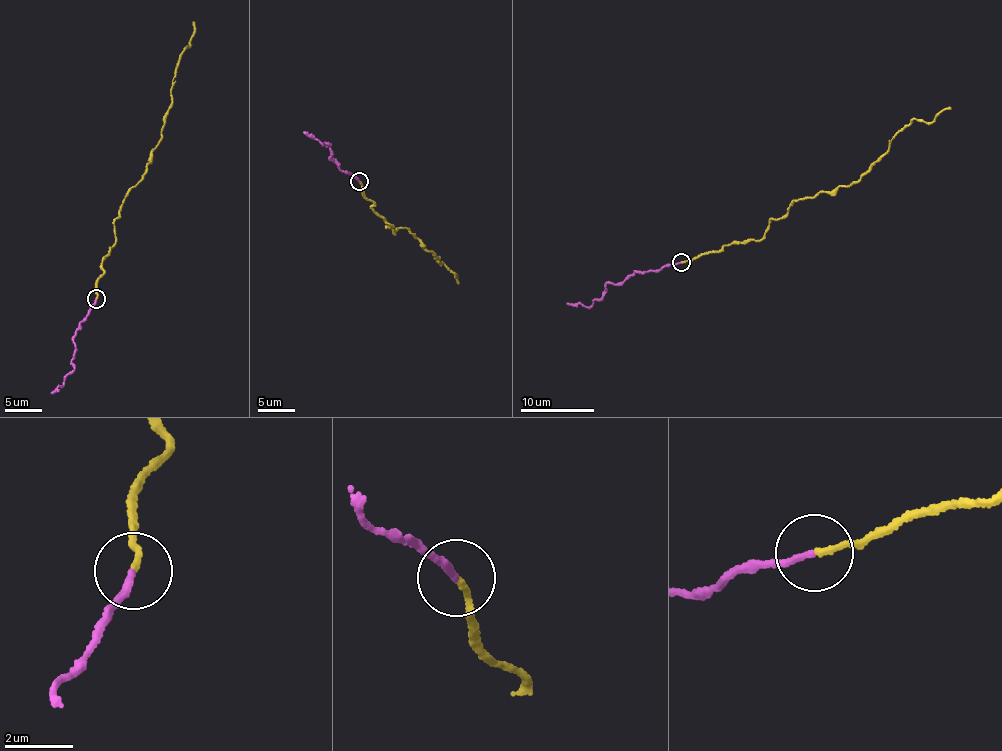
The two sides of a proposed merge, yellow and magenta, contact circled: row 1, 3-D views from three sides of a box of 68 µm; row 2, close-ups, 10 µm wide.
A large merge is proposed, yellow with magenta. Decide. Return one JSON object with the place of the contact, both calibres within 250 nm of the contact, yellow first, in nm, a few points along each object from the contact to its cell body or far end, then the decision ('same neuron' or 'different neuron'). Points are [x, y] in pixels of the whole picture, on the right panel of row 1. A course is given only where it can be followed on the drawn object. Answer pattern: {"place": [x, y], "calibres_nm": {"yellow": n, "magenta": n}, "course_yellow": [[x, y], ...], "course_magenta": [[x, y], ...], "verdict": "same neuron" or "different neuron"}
{"place": [681, 262], "calibres_nm": {"yellow": 170, "magenta": 200}, "course_yellow": [[680, 262], [757, 240], [792, 201], [860, 178], [897, 131], [951, 108]], "course_magenta": [[680, 262], [656, 270], [640, 270], [608, 283], [603, 297], [587, 307], [566, 303]], "verdict": "different neuron"}

